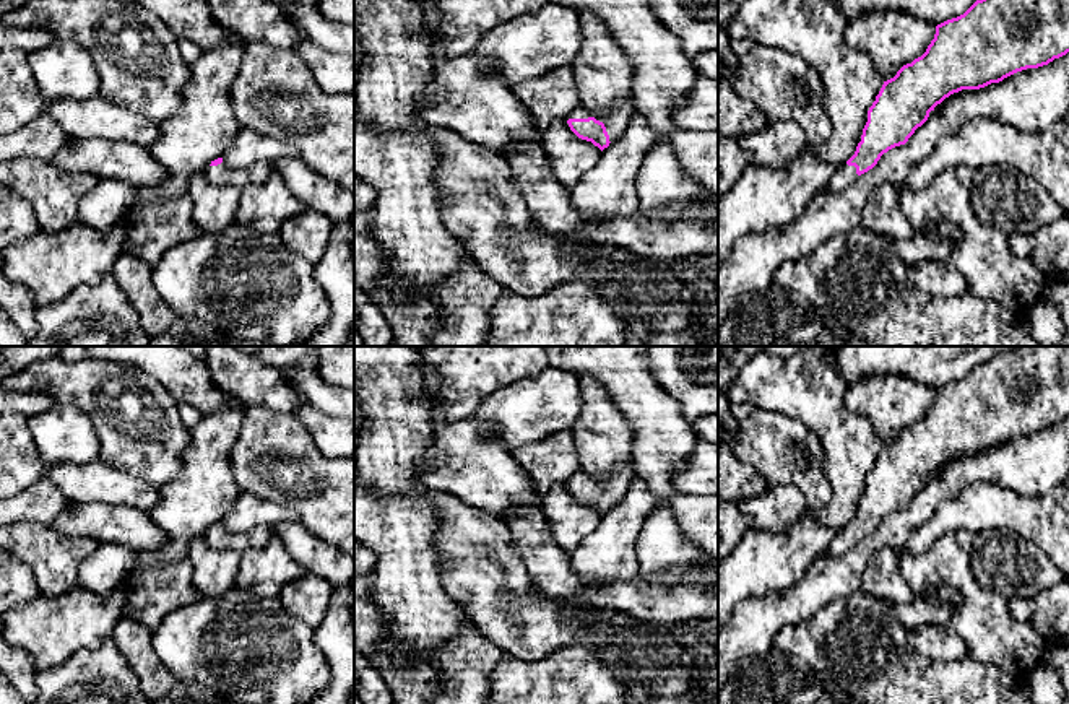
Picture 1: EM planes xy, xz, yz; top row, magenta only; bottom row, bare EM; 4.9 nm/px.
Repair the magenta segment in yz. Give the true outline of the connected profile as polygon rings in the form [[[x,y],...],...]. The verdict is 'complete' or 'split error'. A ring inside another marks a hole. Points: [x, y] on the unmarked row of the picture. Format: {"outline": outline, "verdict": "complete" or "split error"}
{"outline": [[[1015,346],[976,364],[963,379],[936,390],[926,416],[884,445],[868,475],[855,519],[838,532],[825,554],[853,548],[889,514],[905,509],[929,476],[962,454],[980,454],[1027,434],[1048,429],[1069,416],[1069,346]]], "verdict": "split error"}

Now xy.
{"outline": [[[223,522],[211,525],[203,537],[214,550],[234,550],[239,554],[262,548],[271,535],[271,527],[258,525],[247,532],[232,533]]], "verdict": "split error"}

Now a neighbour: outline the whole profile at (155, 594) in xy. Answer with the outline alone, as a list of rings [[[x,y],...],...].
[[[187,558],[146,569],[128,585],[123,616],[151,631],[172,611],[182,610],[201,597],[193,584],[193,567]]]

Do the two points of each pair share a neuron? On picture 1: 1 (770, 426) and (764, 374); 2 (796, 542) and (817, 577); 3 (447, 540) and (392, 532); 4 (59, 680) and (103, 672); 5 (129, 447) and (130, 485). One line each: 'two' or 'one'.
1: two
2: two
3: two
4: one
5: two

